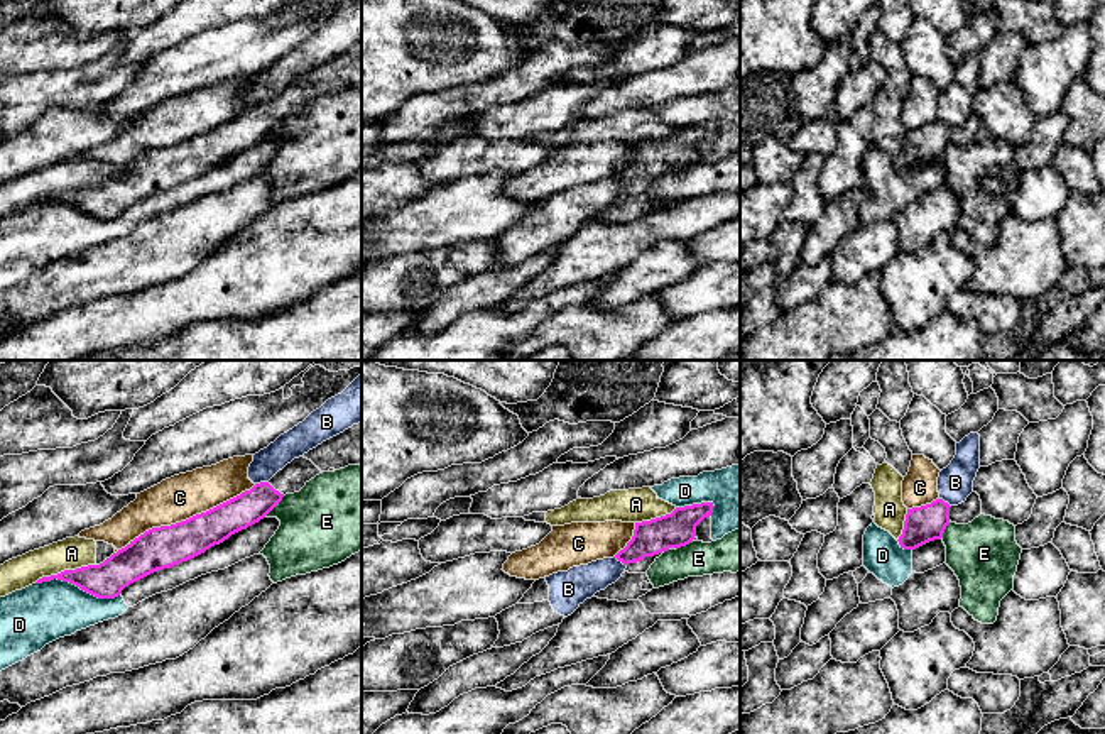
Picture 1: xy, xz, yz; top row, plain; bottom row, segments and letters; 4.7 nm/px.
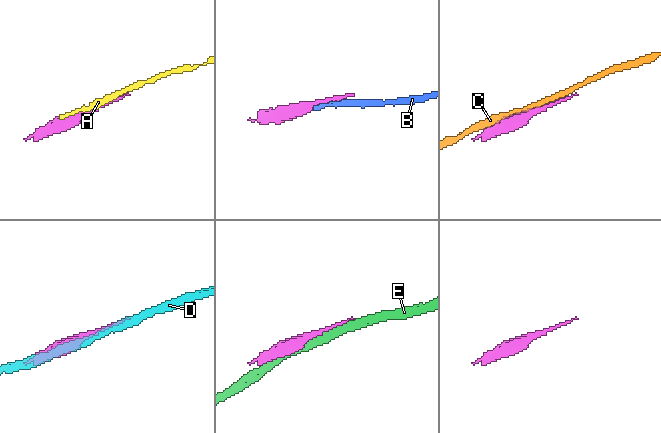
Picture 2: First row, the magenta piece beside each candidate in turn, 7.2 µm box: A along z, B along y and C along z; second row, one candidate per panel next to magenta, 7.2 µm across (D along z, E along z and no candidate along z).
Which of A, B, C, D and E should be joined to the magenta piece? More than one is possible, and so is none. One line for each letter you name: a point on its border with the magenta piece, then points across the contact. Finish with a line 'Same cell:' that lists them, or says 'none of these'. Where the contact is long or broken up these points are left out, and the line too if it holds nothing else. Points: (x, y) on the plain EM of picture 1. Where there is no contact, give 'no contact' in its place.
Same cell: none of these

